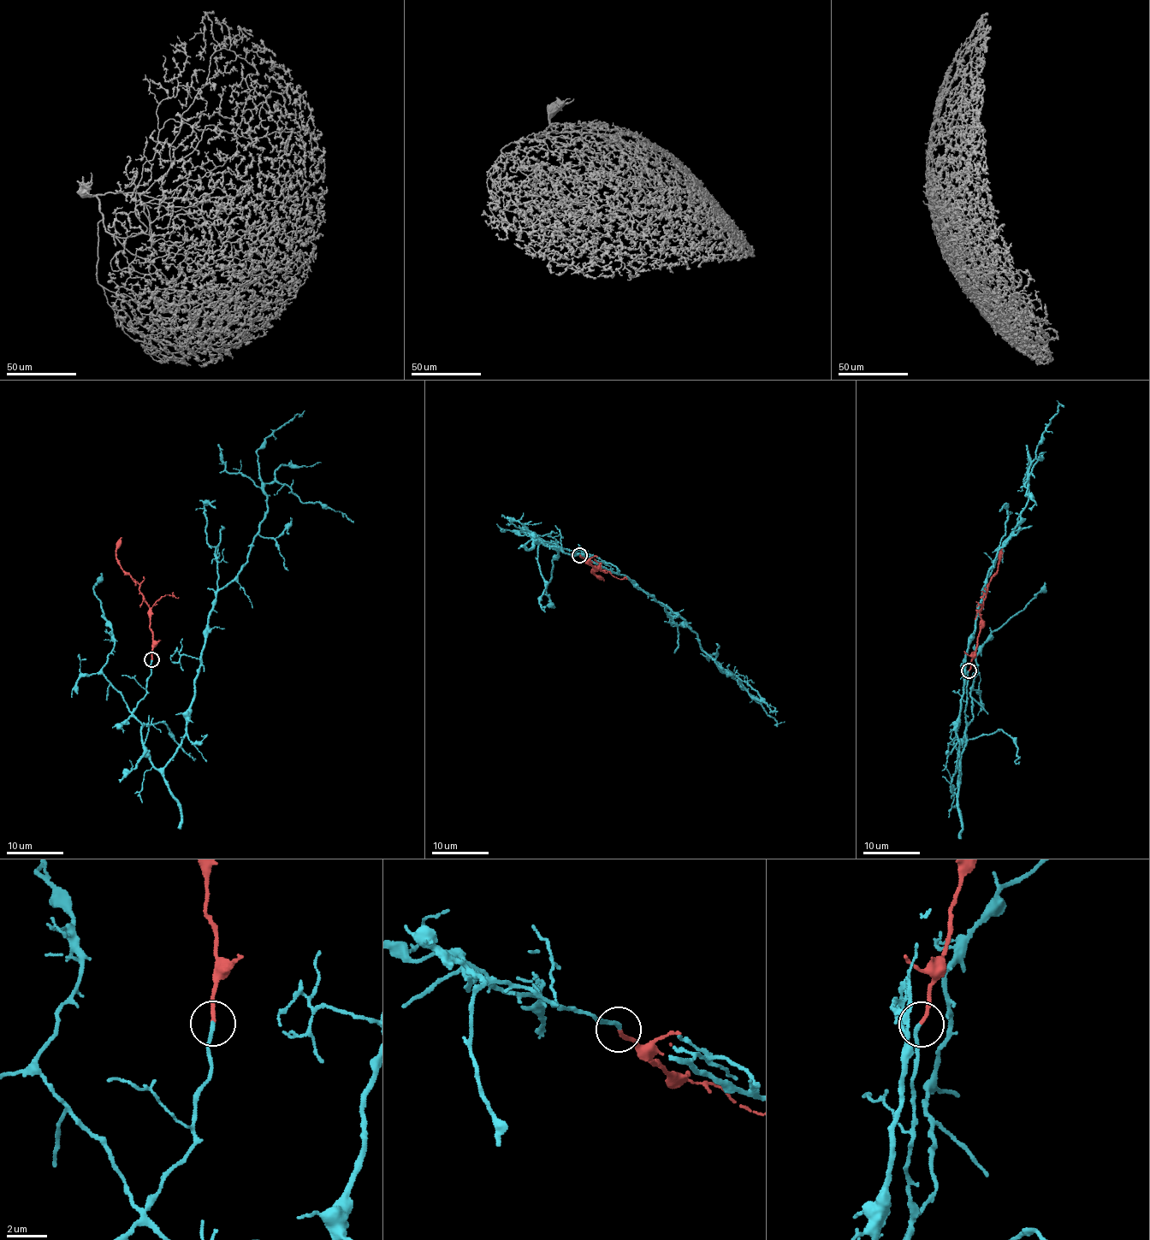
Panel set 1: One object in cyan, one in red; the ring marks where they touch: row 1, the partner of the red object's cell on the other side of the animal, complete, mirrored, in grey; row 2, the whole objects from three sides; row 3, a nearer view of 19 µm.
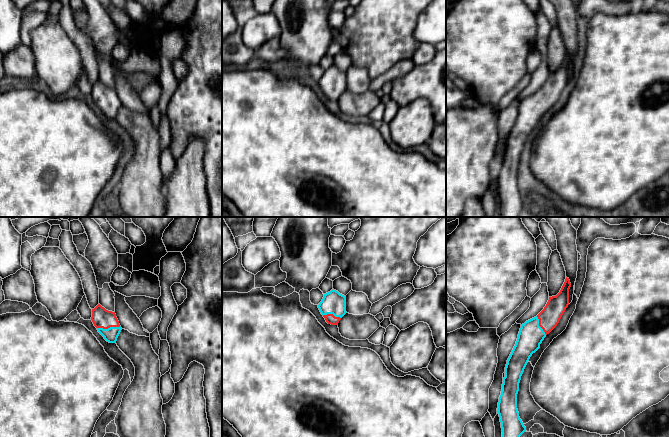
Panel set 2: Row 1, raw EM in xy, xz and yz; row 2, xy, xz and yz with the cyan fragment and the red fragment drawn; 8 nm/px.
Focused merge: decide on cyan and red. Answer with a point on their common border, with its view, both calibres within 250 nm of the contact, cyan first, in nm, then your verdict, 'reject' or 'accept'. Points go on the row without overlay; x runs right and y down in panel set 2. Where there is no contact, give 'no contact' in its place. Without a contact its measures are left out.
contact xy (108, 104); calibres 120 and 160 nm; reject

